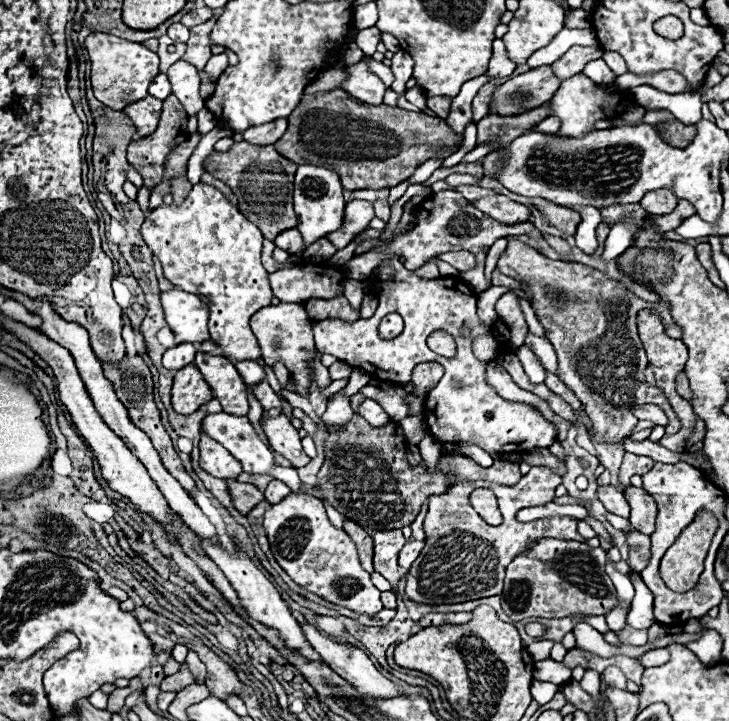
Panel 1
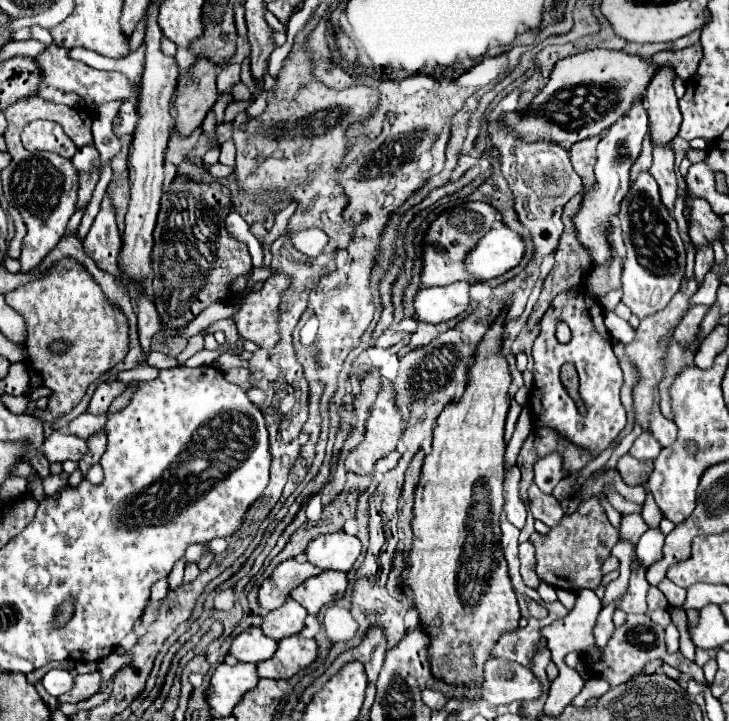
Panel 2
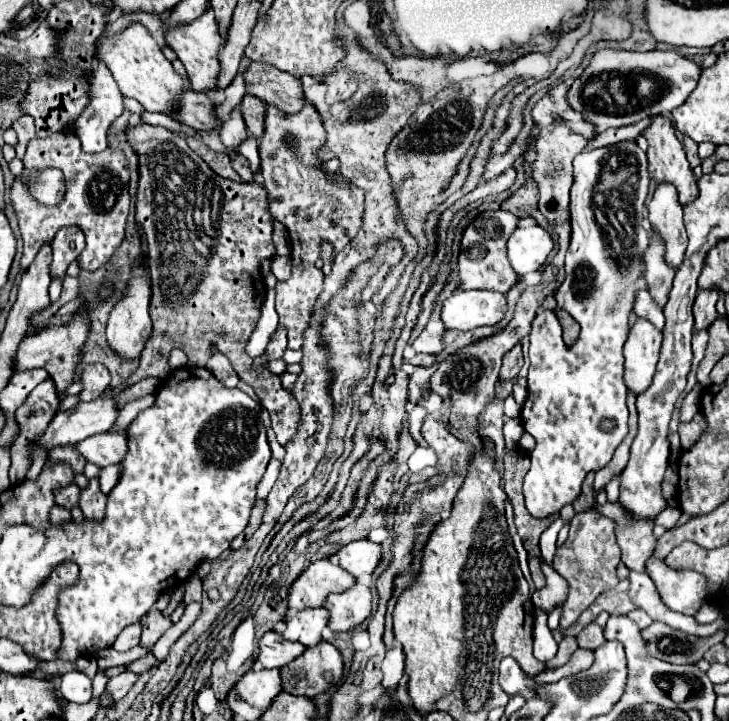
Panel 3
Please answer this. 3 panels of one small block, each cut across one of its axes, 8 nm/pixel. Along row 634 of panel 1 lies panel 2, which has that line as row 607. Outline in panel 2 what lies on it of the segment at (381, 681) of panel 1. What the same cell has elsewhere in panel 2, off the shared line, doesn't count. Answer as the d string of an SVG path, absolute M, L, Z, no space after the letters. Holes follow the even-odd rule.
M326 570L322 572L322 576L314 576L312 580L306 580L298 588L294 588L292 598L300 602L308 610L308 614L316 616L324 606L342 598L346 588L348 588L348 578L344 572Z

